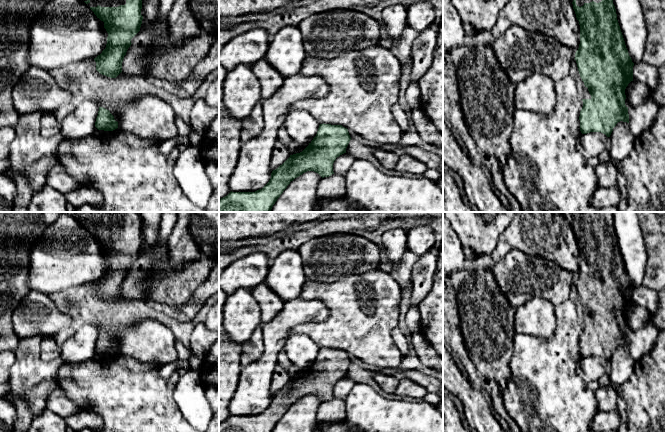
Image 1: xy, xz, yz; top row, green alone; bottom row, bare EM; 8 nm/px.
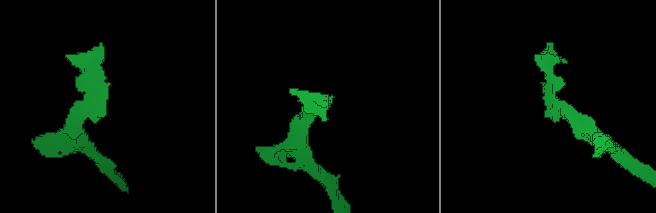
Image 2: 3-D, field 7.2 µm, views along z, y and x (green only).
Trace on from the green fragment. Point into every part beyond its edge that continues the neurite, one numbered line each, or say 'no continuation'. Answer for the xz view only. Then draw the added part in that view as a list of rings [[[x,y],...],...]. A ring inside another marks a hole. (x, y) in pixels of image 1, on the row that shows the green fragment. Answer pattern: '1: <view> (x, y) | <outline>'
no continuation

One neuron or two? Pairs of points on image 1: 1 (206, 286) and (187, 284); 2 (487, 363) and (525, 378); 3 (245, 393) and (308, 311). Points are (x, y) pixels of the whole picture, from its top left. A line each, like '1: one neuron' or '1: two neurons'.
1: two neurons
2: two neurons
3: one neuron

